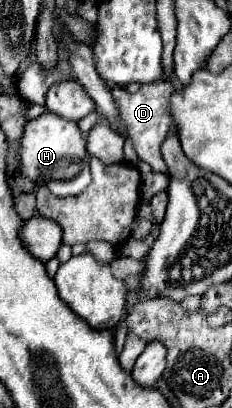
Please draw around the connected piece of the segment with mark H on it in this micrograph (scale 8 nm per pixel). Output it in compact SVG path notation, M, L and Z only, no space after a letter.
M45 113L37 119L27 121L21 139L19 169L31 177L35 183L43 183L55 195L79 195L91 183L89 173L89 153L85 133L75 121L57 117L55 113Z

